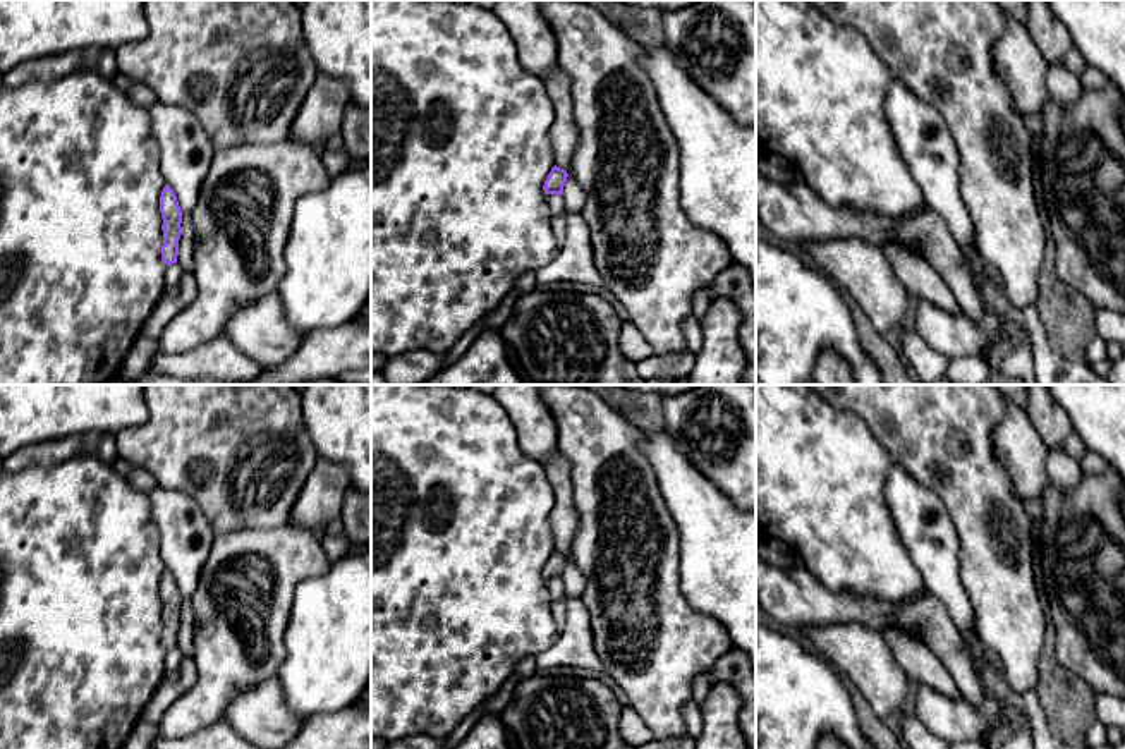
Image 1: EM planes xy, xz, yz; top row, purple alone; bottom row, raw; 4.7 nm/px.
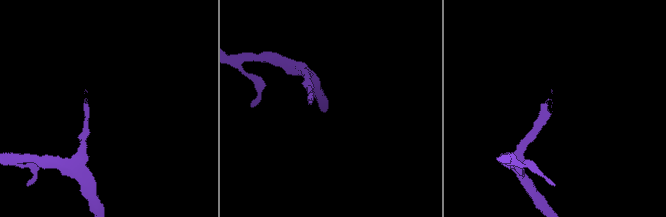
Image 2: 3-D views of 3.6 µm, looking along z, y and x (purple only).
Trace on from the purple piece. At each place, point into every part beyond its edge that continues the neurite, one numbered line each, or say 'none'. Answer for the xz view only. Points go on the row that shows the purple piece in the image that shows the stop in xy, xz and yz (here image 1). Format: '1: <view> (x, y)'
1: xz (555, 201)

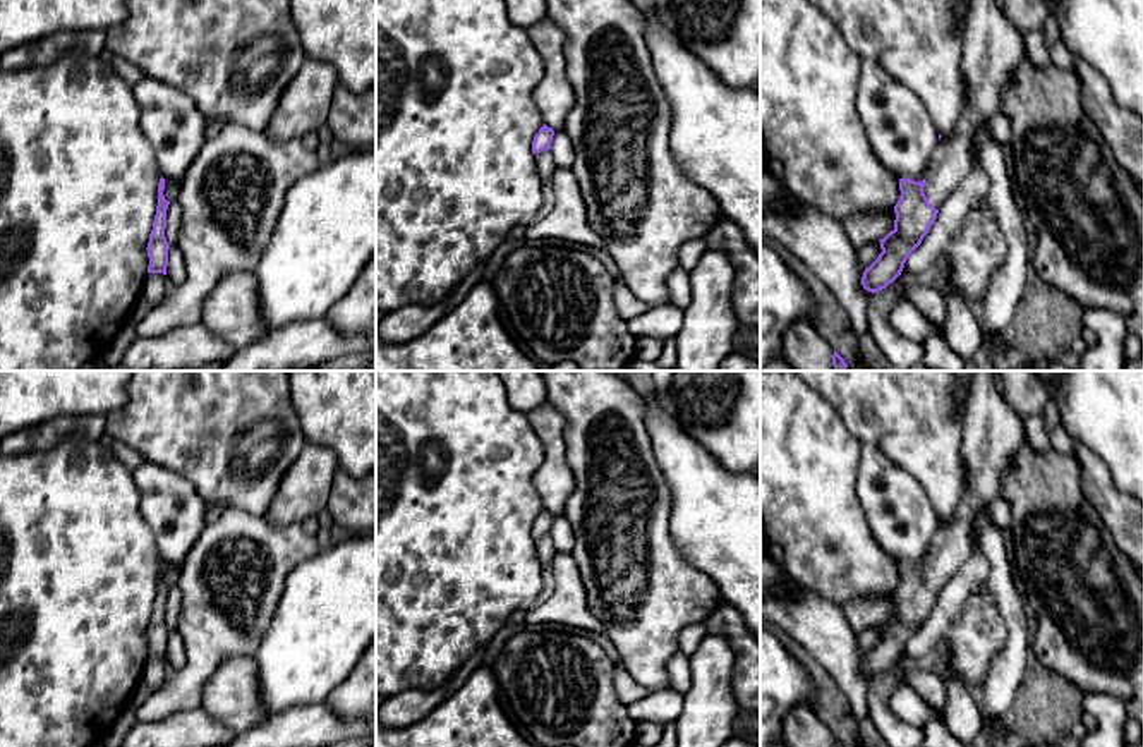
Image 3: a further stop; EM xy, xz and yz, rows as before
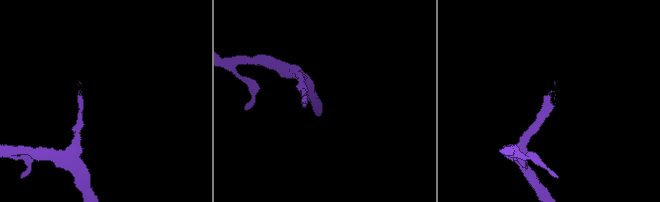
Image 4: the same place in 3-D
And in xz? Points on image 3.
1: xz (546, 167)

